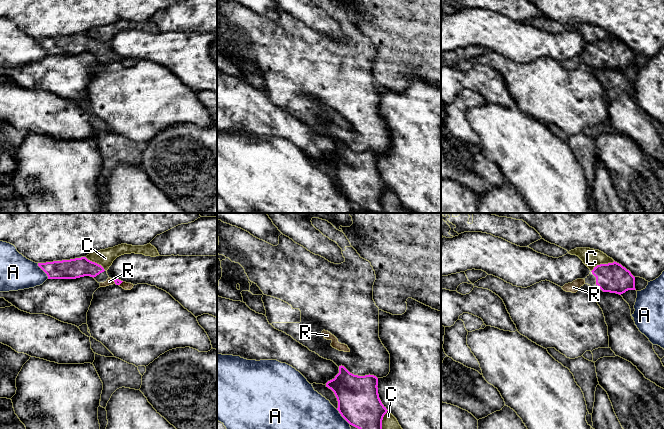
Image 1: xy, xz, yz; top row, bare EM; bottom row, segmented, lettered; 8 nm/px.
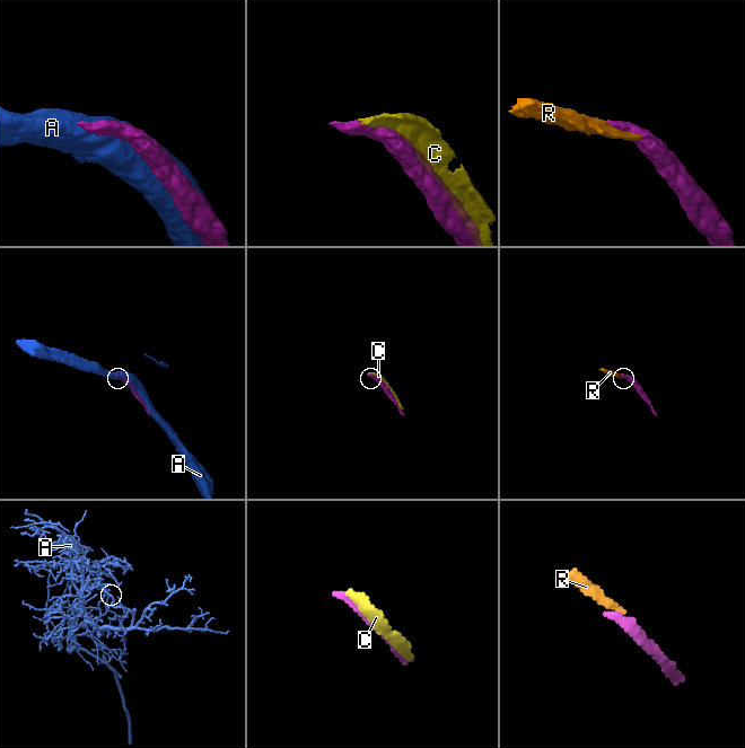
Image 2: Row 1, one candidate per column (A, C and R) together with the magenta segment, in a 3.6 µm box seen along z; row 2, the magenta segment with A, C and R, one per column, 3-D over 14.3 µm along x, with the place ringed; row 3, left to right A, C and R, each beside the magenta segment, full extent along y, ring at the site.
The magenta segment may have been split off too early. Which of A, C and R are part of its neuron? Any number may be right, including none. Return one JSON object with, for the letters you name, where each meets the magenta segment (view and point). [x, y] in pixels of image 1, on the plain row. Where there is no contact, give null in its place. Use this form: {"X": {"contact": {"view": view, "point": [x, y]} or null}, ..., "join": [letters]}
{"R": {"contact": {"view": "xy", "point": [114, 57]}}, "join": ["R"]}

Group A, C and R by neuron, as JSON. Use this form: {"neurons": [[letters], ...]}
{"neurons": [["A"], ["C"], ["R"]]}

